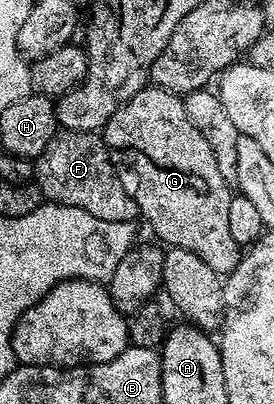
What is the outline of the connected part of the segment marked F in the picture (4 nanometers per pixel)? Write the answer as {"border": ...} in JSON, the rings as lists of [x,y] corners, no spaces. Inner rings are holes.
{"border":[[[59,130],[57,135],[48,141],[48,149],[40,153],[34,163],[34,179],[42,190],[43,200],[50,203],[63,203],[69,207],[79,207],[104,221],[120,221],[134,223],[139,218],[138,202],[134,199],[131,188],[121,179],[119,168],[112,158],[110,150],[106,148],[106,141],[101,134],[93,131],[64,131]]]}

